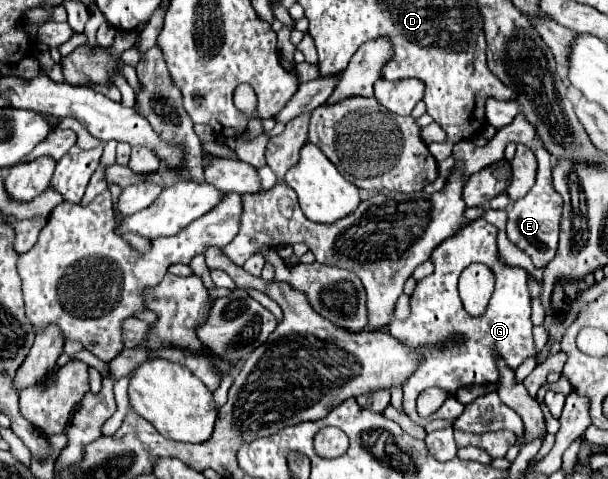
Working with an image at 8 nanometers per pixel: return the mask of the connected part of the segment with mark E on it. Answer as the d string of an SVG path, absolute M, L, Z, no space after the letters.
M541 142L535 146L535 156L537 156L537 182L535 186L527 192L525 198L513 202L513 208L509 212L507 220L507 238L529 258L537 268L545 268L557 252L557 240L559 240L559 224L561 224L561 196L553 188L553 162L551 154L543 150Z

